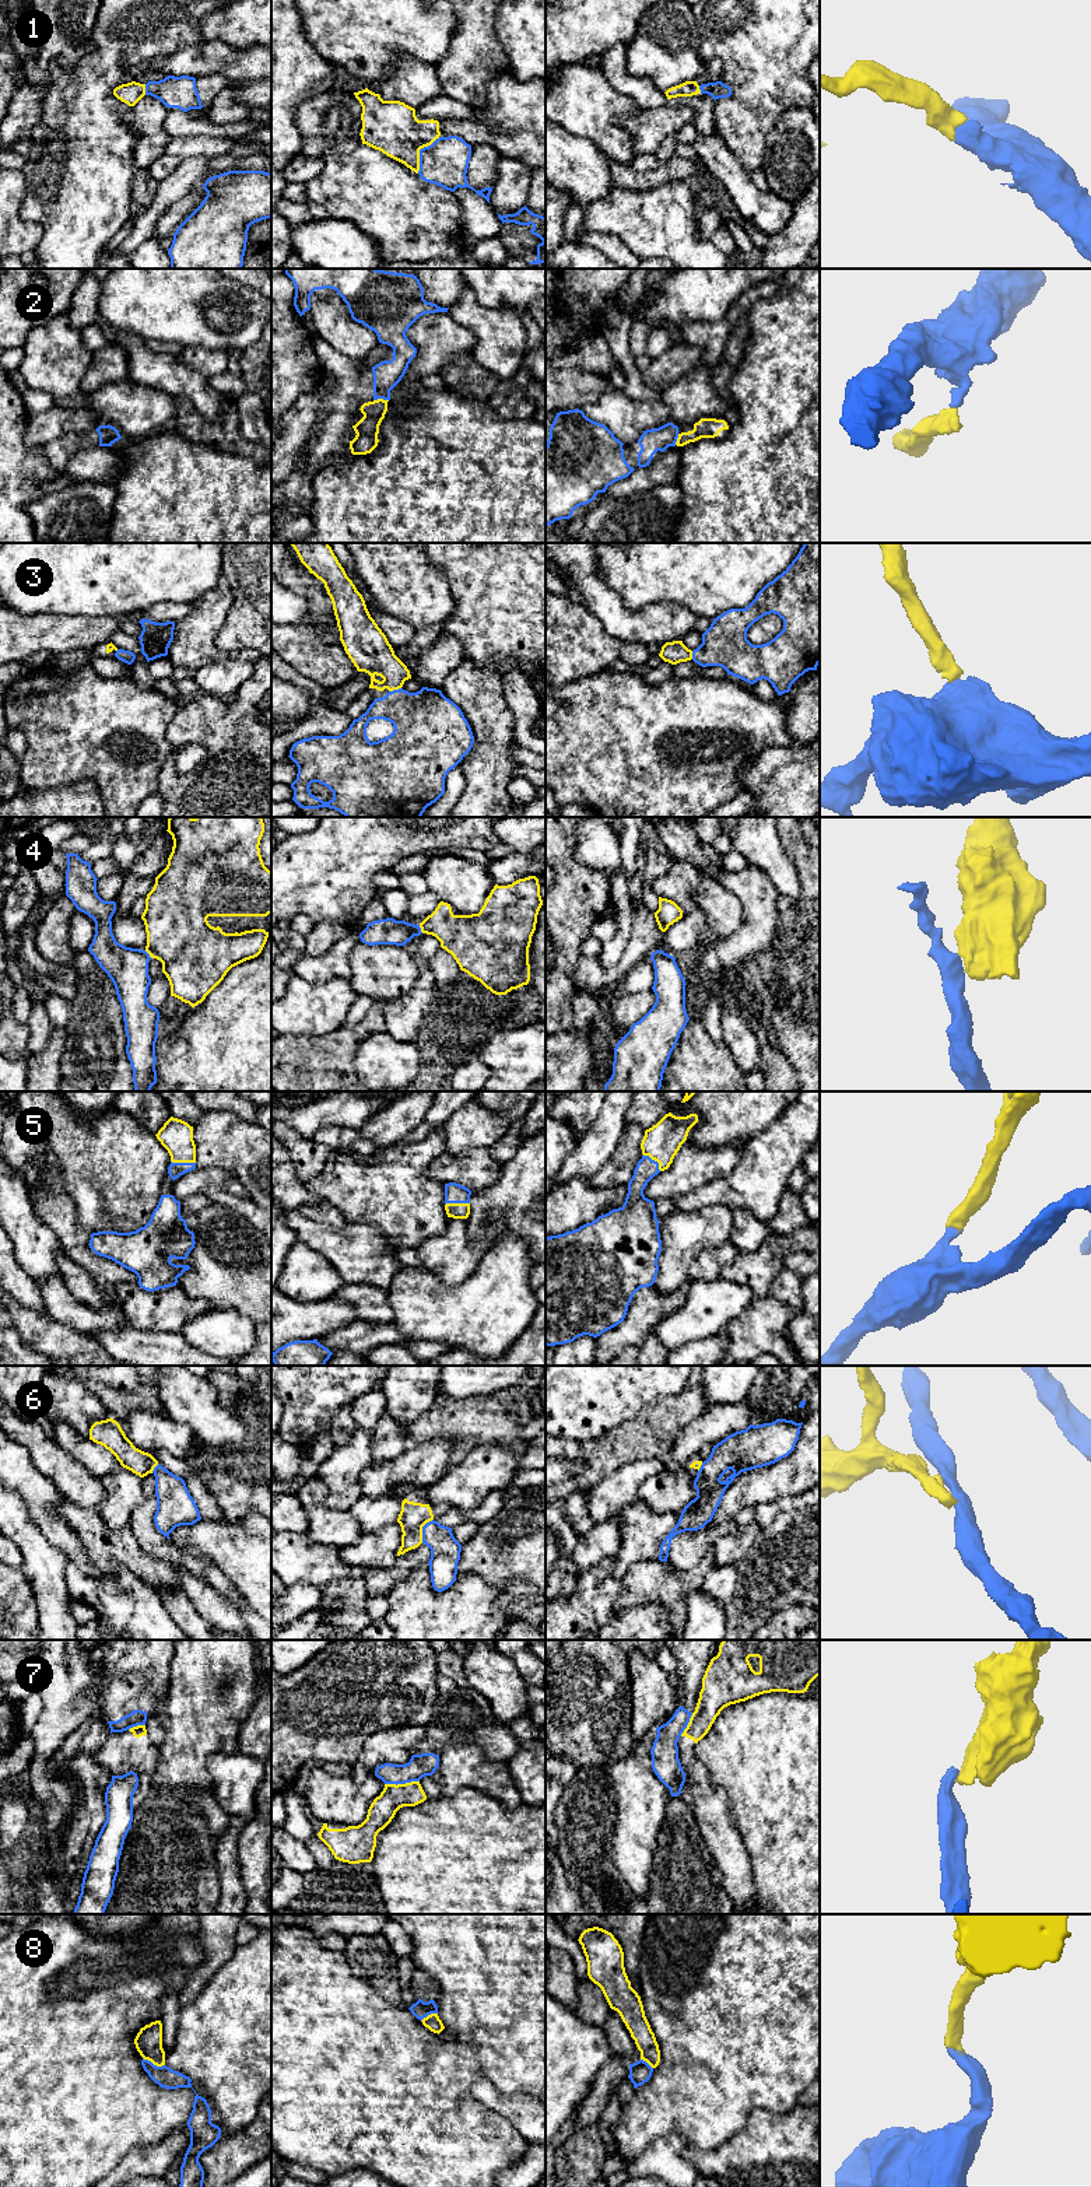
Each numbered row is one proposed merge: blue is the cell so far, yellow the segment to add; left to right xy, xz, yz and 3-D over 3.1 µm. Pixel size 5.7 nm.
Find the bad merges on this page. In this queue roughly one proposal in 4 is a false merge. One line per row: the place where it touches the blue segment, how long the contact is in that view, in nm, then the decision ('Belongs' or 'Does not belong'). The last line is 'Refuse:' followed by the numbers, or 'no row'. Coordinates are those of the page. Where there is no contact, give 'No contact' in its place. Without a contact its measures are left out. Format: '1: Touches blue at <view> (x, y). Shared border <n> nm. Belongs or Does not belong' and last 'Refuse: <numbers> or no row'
1: Touches blue at xz (420, 151). Shared border 240 nm. Belongs
2: Touches blue at xz (381, 398). Shared border 90 nm. Does not belong
3: Touches blue at xz (395, 690). Shared border 80 nm. Belongs
4: Touches blue at xz (420, 929). Shared border 50 nm. Does not belong
5: Touches blue at xy (183, 1163). Shared border 140 nm. Belongs
6: Touches blue at xz (423, 1530). Shared border 160 nm. Does not belong
7: Touches blue at xz (402, 1783). Shared border 200 nm. Does not belong
8: Touches blue at xy (153, 2064). Shared border 140 nm. Belongs
Refuse: 2, 4, 6, 7

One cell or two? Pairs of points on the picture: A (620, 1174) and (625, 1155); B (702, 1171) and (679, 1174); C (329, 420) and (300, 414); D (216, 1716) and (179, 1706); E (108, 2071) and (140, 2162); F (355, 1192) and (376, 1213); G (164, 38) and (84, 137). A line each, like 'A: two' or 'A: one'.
A: one
B: one
C: two
D: one
E: two
F: one
G: one

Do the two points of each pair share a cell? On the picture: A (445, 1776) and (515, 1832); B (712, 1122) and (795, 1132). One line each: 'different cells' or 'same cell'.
A: different cells
B: different cells

